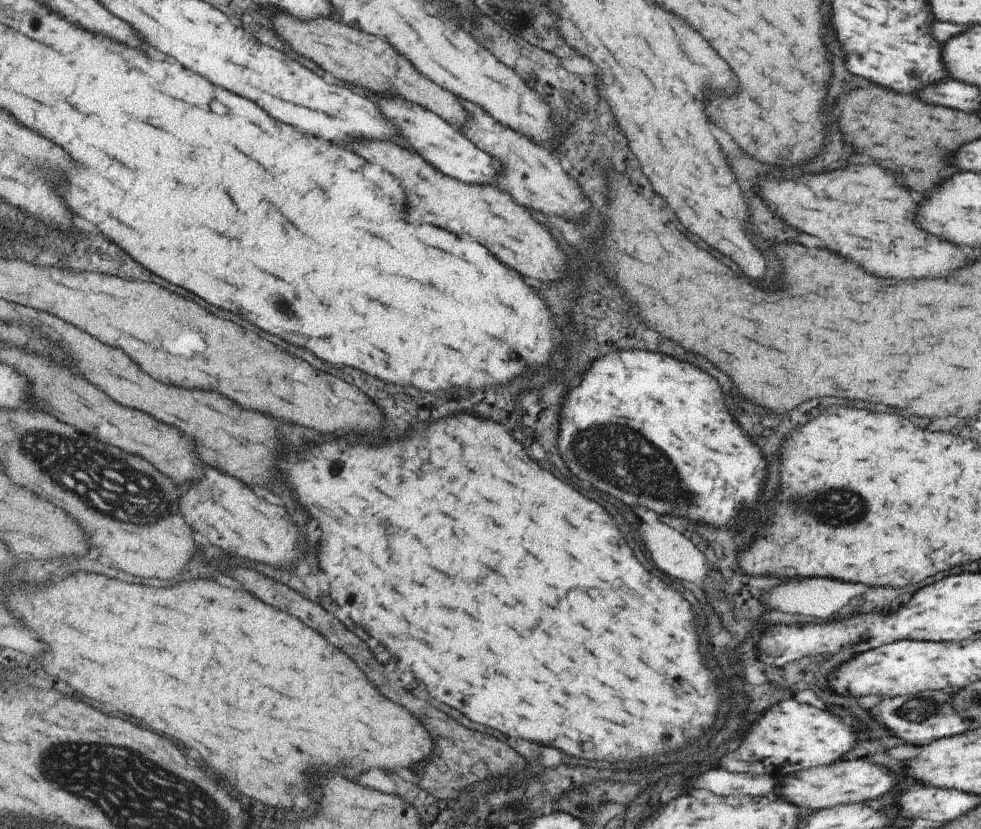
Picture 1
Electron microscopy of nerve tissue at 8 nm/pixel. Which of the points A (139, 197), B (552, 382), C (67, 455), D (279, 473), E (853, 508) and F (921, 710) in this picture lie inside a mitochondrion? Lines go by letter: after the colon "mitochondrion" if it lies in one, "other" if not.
A: other
B: other
C: mitochondrion
D: other
E: mitochondrion
F: mitochondrion

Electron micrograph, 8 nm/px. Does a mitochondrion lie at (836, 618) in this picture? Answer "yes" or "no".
no

